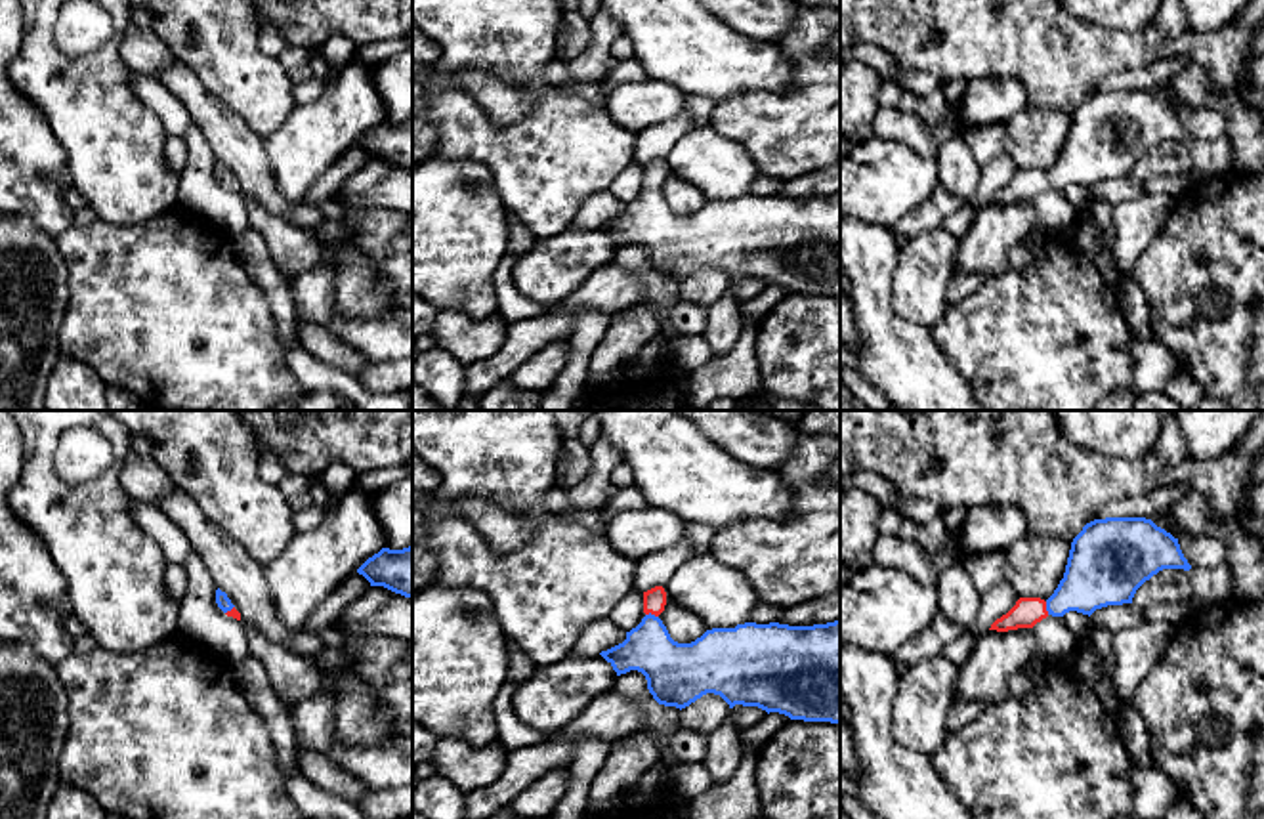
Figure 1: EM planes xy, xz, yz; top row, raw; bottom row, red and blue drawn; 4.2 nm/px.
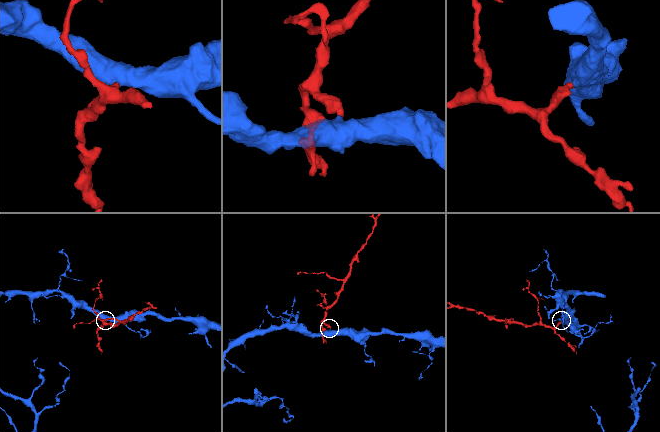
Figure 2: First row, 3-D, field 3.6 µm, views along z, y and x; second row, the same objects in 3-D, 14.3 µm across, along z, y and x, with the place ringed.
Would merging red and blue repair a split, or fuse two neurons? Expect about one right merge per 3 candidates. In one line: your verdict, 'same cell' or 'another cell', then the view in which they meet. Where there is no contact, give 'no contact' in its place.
same cell; contact in xz

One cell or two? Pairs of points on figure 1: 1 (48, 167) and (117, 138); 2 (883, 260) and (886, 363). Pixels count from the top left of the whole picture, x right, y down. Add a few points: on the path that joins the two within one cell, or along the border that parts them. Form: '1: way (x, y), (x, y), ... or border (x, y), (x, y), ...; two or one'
1: border (46, 119), (65, 155), (73, 186); two
2: way (879, 285), (879, 327), (884, 338); one

